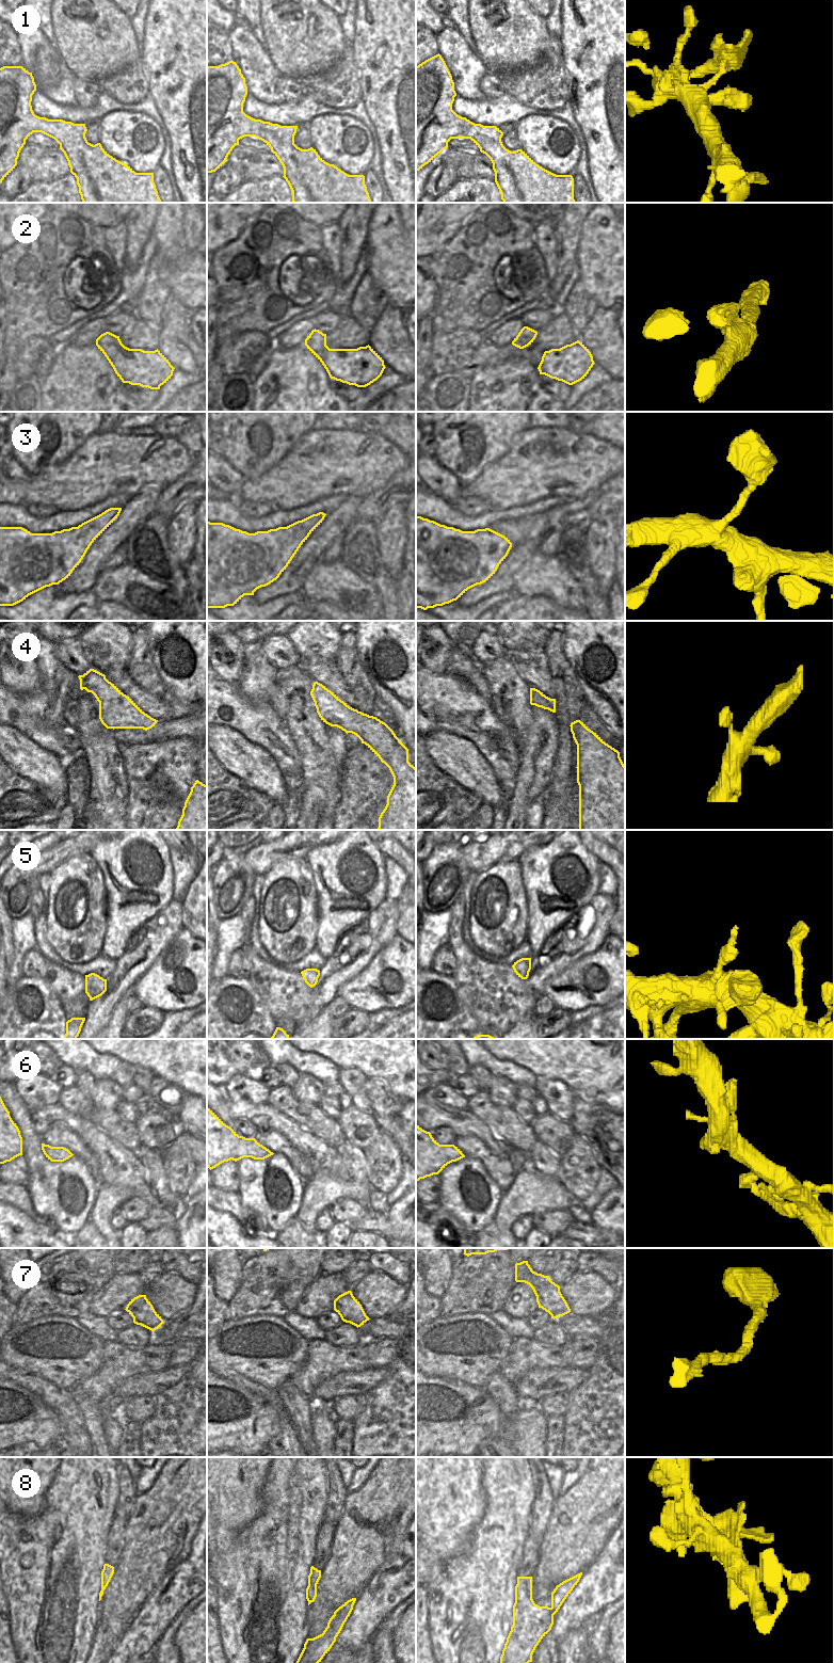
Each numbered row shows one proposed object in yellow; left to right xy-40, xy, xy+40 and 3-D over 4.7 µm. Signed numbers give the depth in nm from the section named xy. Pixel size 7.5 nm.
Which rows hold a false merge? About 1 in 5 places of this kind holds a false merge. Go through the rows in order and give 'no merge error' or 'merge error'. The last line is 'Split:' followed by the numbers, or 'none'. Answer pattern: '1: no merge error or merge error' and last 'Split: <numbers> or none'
1: no merge error
2: no merge error
3: no merge error
4: no merge error
5: no merge error
6: no merge error
7: no merge error
8: merge error
Split: 8

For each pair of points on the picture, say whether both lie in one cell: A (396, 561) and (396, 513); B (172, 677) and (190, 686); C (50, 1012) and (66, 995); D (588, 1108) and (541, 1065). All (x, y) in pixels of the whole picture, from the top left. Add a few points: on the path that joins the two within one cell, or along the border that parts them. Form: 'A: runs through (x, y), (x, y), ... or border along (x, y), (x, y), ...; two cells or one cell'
A: runs through (395, 549), (395, 525); one cell
B: runs through (176, 678), (182, 678), (186, 682); one cell
C: border along (45, 981), (59, 1000), (66, 1021); two cells
D: border along (576, 1096), (592, 1099), (598, 1103); two cells

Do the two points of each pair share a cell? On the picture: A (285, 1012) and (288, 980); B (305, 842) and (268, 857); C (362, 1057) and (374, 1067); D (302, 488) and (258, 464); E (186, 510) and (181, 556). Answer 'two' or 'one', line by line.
A: one
B: one
C: one
D: two
E: one

